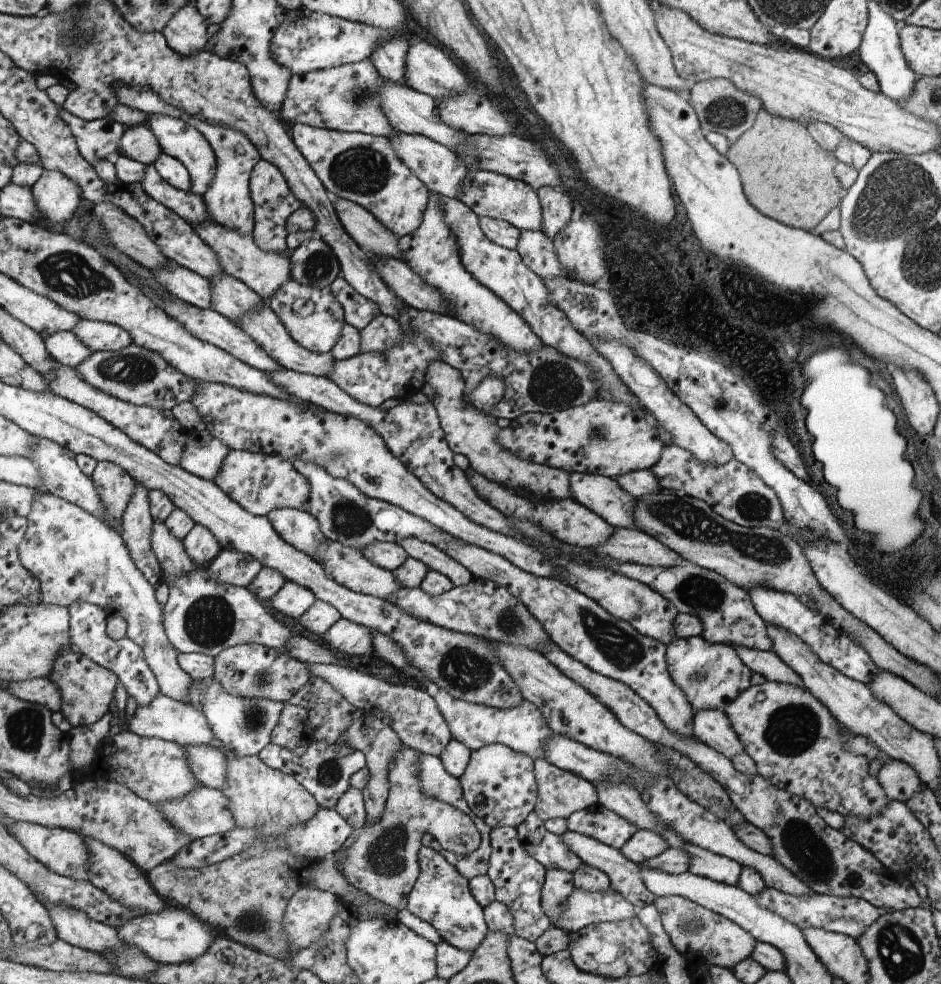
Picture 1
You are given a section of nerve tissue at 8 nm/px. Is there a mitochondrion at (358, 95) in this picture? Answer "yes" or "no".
yes

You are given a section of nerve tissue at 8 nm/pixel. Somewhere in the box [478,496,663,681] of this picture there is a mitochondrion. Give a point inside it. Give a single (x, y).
(619, 648)

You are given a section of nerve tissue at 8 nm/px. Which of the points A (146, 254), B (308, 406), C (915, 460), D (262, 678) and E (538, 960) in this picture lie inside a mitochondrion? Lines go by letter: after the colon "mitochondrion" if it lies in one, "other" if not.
A: other
B: other
C: other
D: mitochondrion
E: other

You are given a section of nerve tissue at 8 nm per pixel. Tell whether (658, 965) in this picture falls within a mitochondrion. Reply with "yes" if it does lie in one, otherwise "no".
no

